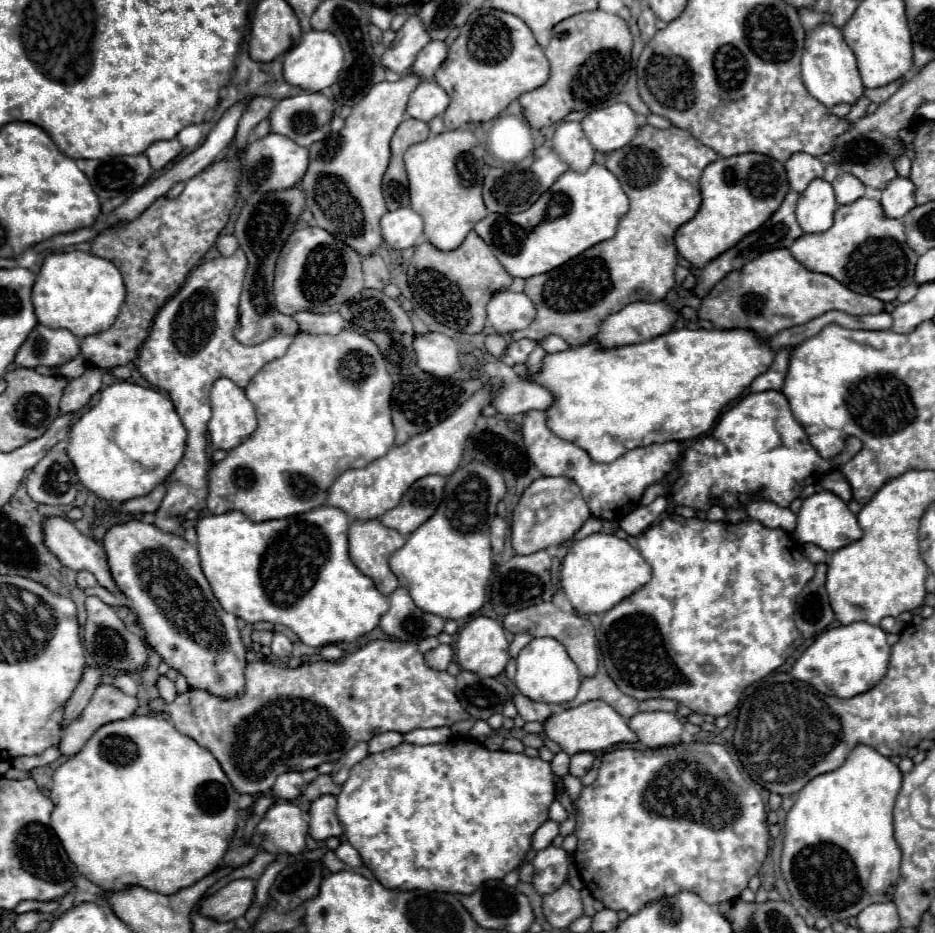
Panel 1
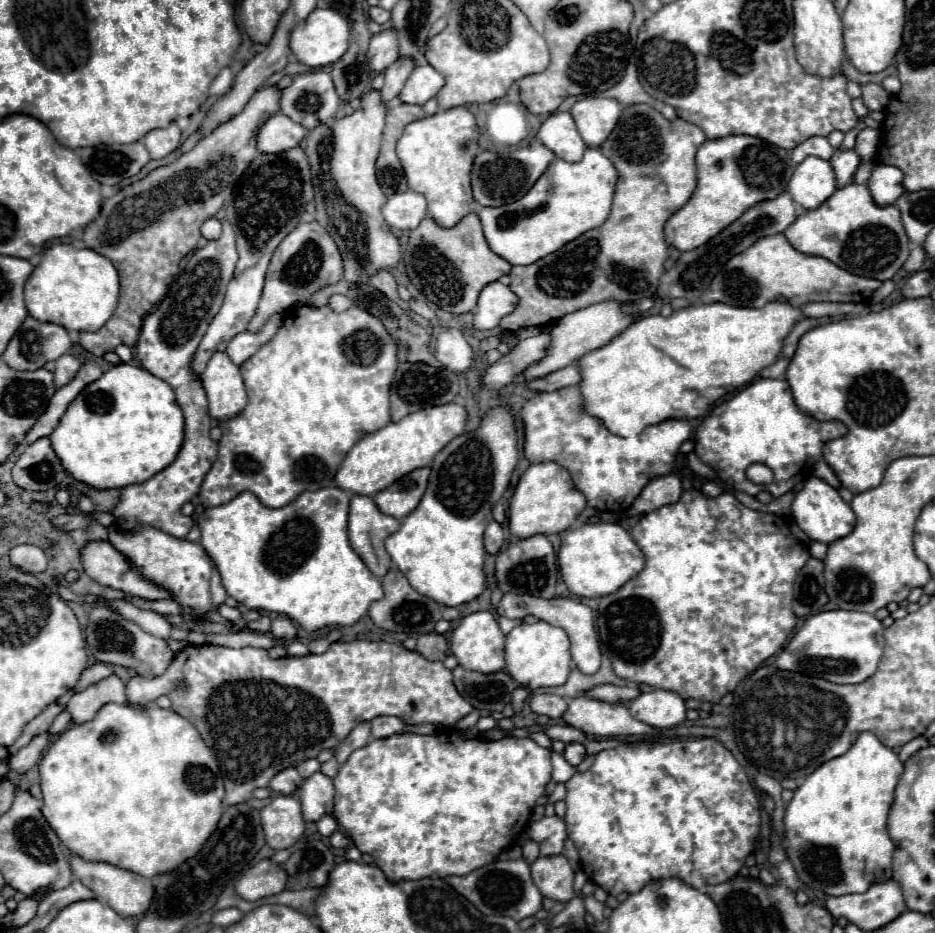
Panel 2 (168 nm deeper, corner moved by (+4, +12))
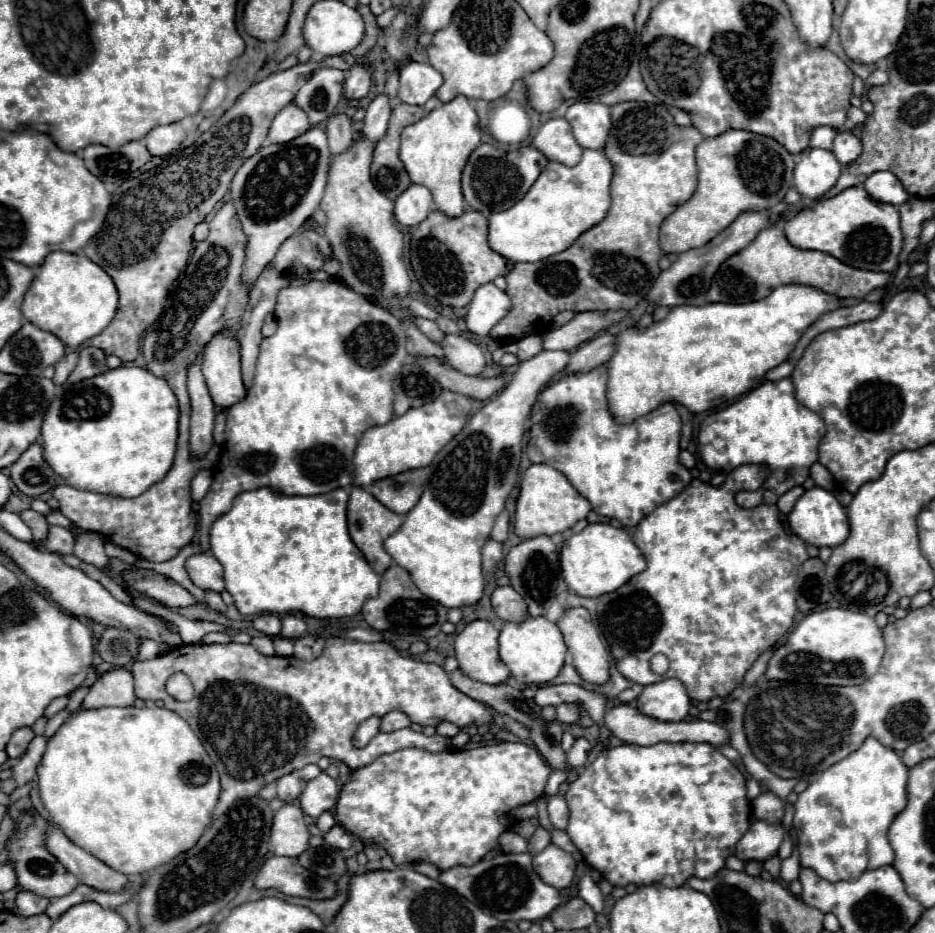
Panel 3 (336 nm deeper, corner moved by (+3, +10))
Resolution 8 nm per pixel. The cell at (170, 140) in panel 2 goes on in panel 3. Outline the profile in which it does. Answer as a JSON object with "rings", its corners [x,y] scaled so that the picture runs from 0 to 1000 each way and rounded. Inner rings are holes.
{"rings":[[[183,132],[183,134],[172,134],[172,136],[166,136],[155,149],[155,158],[159,160],[161,166],[168,166],[168,168],[174,168],[174,166],[181,166],[185,162],[189,162],[194,158],[198,149],[198,140],[194,136],[194,132]]]}

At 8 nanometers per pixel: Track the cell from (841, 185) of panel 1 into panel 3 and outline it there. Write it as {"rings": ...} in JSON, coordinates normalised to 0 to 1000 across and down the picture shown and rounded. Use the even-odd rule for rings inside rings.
{"rings":[[[899,140],[895,145],[895,149],[893,149],[891,164],[895,166],[895,170],[902,177],[908,177],[912,170],[917,170],[921,166],[921,151],[919,151],[919,147],[914,147],[912,140]]]}

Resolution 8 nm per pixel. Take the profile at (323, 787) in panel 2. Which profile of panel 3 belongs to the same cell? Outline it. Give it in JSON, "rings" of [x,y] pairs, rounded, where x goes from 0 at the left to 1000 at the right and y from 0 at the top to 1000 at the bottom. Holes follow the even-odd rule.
{"rings":[[[343,826],[341,833],[328,837],[320,859],[322,859],[322,867],[328,874],[341,876],[345,869],[352,869],[358,865],[360,854],[363,854],[360,837],[354,835],[348,826]]]}

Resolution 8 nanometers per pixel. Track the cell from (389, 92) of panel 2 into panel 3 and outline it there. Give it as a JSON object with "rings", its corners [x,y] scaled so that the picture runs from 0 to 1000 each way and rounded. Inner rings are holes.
{"rings":[[[410,100],[403,102],[403,104],[395,110],[393,123],[390,123],[390,130],[388,130],[388,147],[390,147],[390,149],[403,153],[403,151],[412,145],[418,117],[420,117],[420,110],[418,110]]]}

